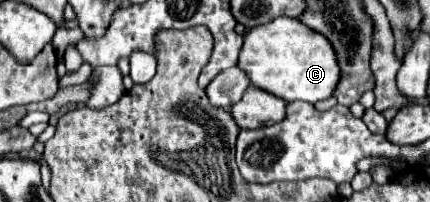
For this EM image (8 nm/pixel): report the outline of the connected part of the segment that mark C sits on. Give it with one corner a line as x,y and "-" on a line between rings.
280,16
280,18
272,20
270,24
262,24
262,26
246,30
238,66
250,76
254,86
258,86
278,98
284,98
286,102
304,100
304,102
316,104
318,100
326,100
334,94
338,80
340,80
340,66
338,66
338,58
336,58
336,52
334,52
330,40
326,36
322,36
320,32
302,24
298,18
290,18
290,16

